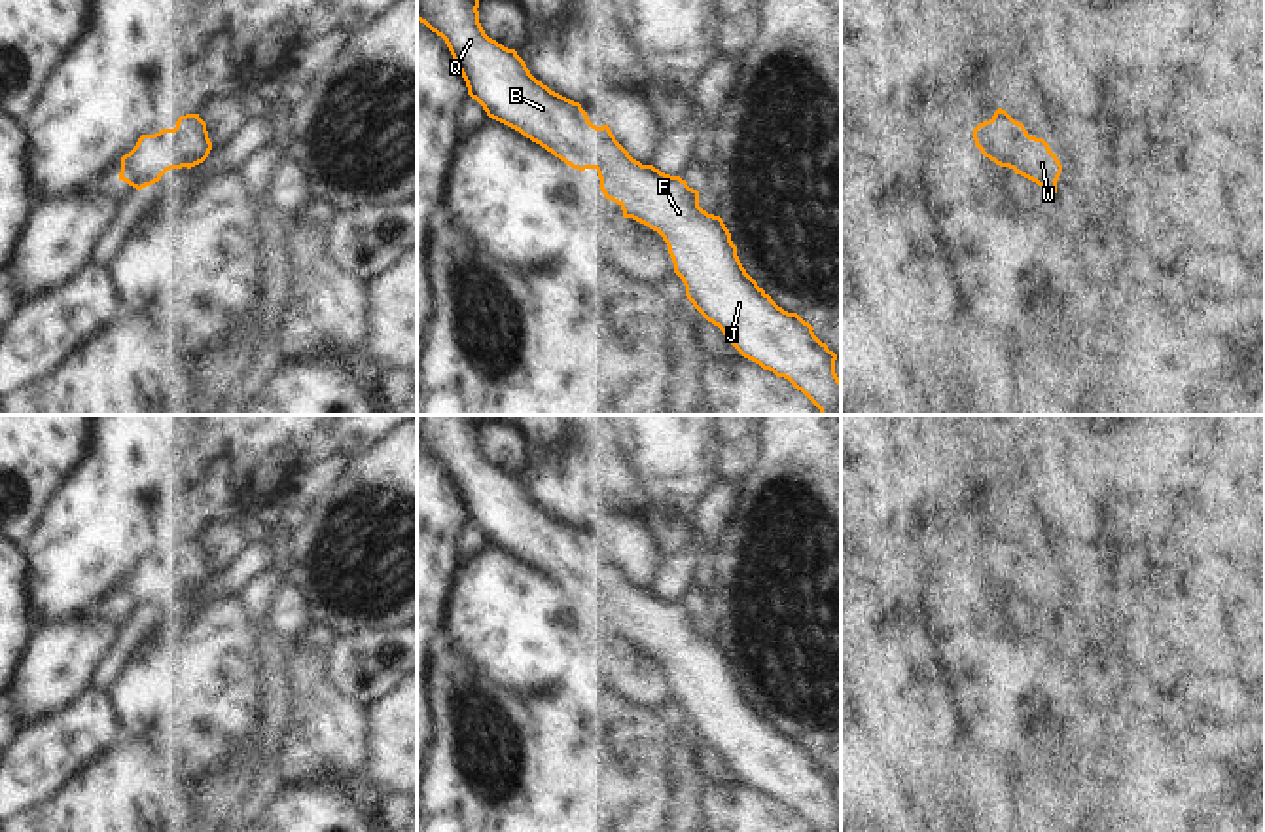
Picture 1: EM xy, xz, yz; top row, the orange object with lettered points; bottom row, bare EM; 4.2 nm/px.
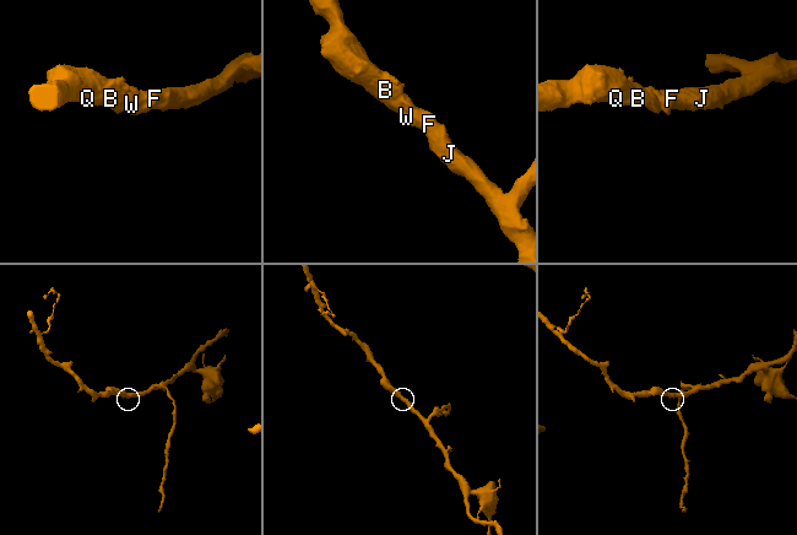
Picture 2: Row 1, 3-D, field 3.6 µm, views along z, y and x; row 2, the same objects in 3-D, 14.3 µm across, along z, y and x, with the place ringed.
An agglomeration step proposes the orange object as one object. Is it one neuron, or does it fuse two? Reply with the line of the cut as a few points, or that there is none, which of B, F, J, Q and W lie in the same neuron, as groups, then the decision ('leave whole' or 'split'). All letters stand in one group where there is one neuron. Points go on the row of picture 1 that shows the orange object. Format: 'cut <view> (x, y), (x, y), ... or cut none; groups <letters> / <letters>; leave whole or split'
cut none; groups B F J Q W; leave whole

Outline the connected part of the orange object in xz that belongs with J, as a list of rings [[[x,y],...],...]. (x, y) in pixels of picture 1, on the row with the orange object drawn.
[[[417,0],[417,21],[445,40],[468,95],[483,106],[489,118],[519,131],[572,169],[595,169],[604,197],[621,207],[623,218],[632,218],[663,237],[674,273],[682,279],[693,307],[718,326],[744,358],[788,379],[820,409],[820,415],[841,415],[837,354],[814,335],[809,322],[778,307],[746,273],[723,220],[699,207],[699,191],[680,176],[632,159],[608,125],[593,125],[579,102],[538,81],[515,49],[485,34],[477,8],[479,0]]]

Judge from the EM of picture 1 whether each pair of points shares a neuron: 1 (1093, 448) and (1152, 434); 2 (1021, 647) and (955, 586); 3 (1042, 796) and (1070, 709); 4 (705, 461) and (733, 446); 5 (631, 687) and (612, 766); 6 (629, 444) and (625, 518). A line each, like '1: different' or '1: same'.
1: same
2: same
3: different
4: different
5: different
6: different

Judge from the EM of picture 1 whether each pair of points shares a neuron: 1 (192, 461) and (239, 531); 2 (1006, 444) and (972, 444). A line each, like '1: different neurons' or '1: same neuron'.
1: different neurons
2: same neuron

